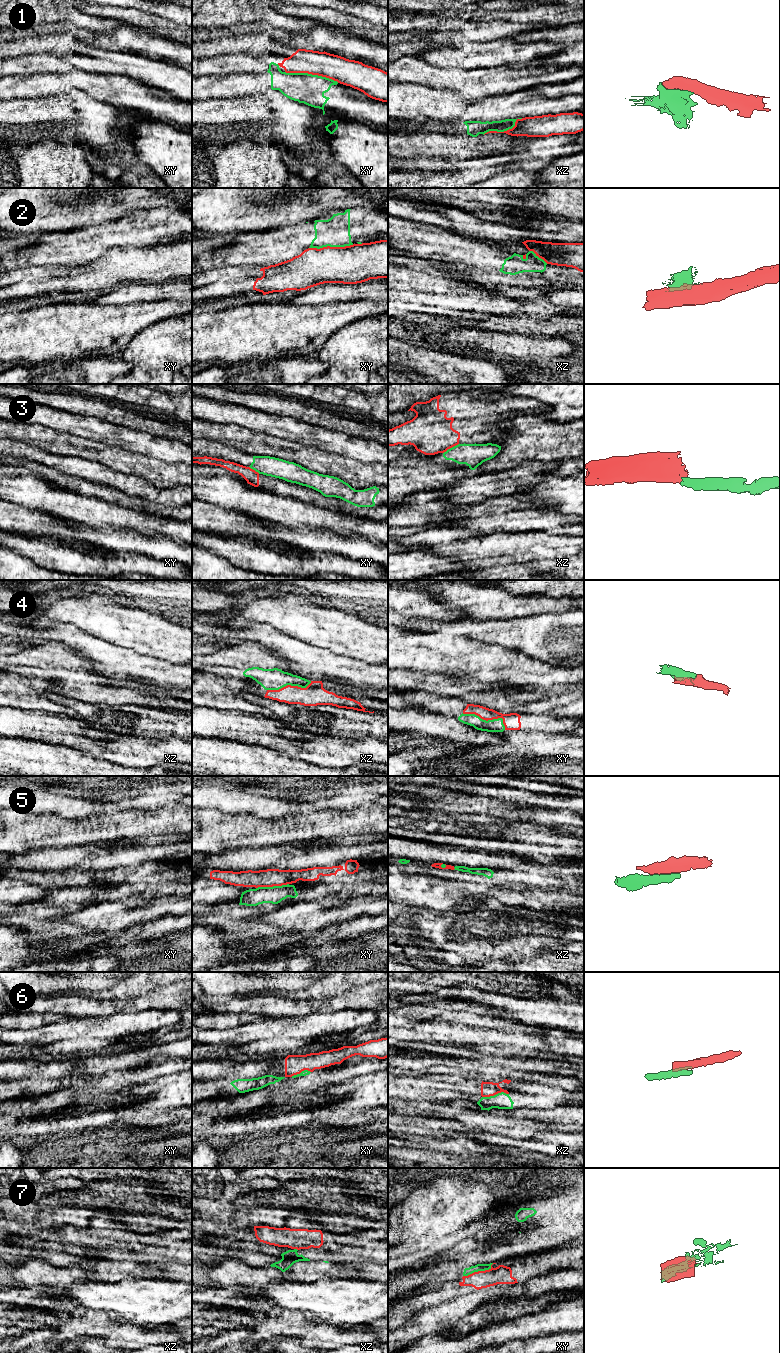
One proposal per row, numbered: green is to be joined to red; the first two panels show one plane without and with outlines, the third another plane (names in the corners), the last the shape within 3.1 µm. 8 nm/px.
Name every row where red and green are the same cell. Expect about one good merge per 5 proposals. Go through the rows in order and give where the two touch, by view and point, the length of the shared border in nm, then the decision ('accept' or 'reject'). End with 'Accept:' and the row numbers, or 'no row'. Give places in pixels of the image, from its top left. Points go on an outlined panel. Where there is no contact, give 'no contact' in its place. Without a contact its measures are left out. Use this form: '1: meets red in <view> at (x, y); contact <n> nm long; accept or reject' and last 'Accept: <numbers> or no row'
1: meets red in xy at (312, 74); contact 440 nm long; reject
2: meets red in xy at (331, 247); contact 360 nm long; reject
3: meets red in xz at (450, 447); contact 150 nm long; reject
4: meets red in xy at (487, 720); contact 380 nm long; accept
5: meets red in xy at (272, 886); contact 260 nm long; reject
6: meets red in xz at (495, 1094); contact 220 nm long; reject
7: meets red in xy at (478, 1271); contact 260 nm long; reject
Accept: 4

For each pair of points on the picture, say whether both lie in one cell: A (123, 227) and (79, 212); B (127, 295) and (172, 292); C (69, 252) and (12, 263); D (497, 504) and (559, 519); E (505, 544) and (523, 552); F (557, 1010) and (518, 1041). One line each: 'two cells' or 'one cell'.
A: two cells
B: one cell
C: one cell
D: one cell
E: one cell
F: two cells

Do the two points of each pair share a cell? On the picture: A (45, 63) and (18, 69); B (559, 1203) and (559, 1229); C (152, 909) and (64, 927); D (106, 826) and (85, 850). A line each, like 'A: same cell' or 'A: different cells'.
A: same cell
B: different cells
C: same cell
D: different cells

